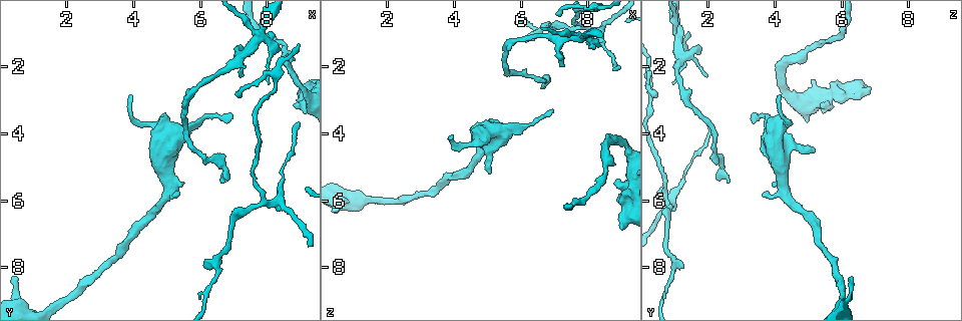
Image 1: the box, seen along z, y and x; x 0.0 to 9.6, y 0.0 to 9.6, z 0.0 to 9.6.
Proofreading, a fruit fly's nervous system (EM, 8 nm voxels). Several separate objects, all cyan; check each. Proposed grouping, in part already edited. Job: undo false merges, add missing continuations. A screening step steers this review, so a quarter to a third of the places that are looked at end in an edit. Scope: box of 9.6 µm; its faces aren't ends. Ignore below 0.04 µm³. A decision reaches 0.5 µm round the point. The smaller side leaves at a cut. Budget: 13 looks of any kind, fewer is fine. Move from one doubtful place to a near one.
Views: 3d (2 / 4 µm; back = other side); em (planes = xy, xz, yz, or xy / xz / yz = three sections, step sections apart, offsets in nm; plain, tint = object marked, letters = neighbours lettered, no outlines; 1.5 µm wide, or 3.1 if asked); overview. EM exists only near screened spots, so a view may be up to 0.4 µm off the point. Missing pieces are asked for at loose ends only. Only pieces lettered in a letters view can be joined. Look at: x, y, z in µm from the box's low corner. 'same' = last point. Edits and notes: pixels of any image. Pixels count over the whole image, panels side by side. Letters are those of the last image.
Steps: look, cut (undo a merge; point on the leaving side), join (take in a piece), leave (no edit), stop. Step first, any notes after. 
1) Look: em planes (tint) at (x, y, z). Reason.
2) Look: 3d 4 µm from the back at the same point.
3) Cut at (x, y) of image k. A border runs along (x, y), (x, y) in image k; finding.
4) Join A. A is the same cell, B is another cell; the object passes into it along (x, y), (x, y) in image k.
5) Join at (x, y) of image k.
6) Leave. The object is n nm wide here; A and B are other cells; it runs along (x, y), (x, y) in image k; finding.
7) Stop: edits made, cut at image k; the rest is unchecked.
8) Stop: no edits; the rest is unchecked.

Look: em yz step 8 (letters) at (6.70, 5.45, 2.65). An open end.

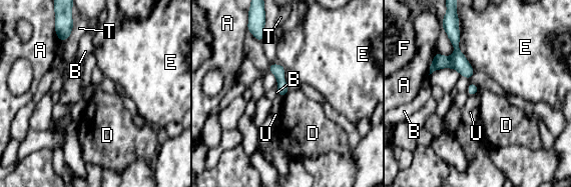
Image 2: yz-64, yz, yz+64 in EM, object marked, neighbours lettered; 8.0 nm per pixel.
Look: em planes (letters) at the same point. Another direction.

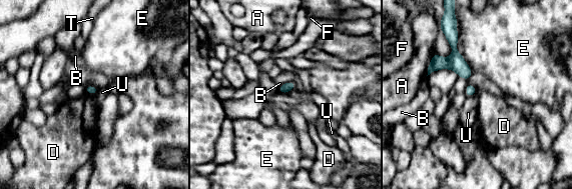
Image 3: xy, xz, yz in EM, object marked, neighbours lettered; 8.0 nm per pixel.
Leave. The longest contact is with A, 200 nm; A, B, D, E, F, T and U are other cells; a border runs along (478, 89), (467, 97) in image 3; none of them fits.

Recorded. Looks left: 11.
Look: em yz step 8 (letters) at (5.25, 5.90, 3.70).

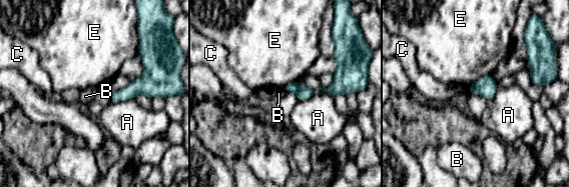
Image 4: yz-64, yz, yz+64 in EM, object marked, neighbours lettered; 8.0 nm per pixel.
Look: em planes (letters) at the same point. Another direction.

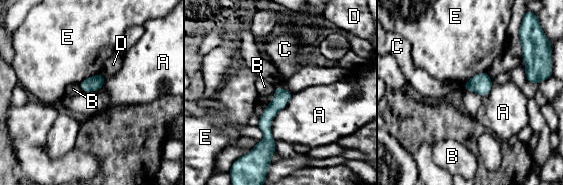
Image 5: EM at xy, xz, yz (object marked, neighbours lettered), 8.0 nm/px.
Leave. The longest contact is with A, 420 nm; A, B, C, D and E are other cells; no lettered piece goes on from it.

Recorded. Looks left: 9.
Look: 3d 2 µm at (9.15, 2.80, 4.30). Sudden change in width.

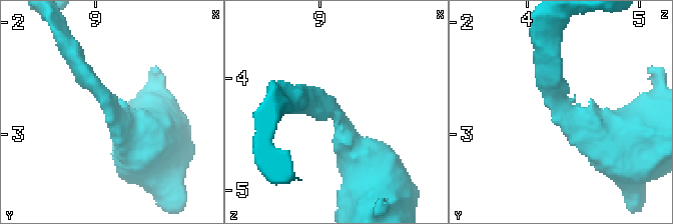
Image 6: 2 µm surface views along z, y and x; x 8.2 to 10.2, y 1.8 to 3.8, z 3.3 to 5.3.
Look: em xy step 4 (letters) at (9.14, 2.78, 4.36). The arms are 170, 600 nm wide.

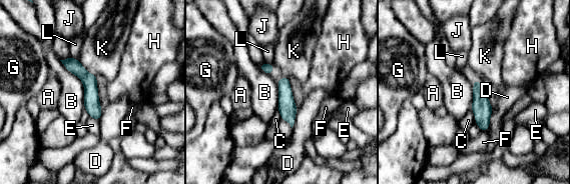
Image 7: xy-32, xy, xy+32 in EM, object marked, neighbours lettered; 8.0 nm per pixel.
Look: em planes (letters) at the same point. Cut it another way.

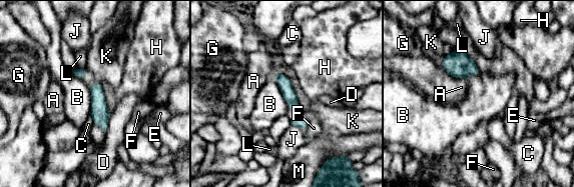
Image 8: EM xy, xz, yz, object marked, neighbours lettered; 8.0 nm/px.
Leave. A, B, C, D, E, F, G, H, J, K, L and M are other cells; a border runs along (88, 87), (90, 92), (90, 114) in image 8; all the same neuron.

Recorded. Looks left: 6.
Look: 3d 4 µm at (4.85, 3.45, 4.35). Branch stops here.

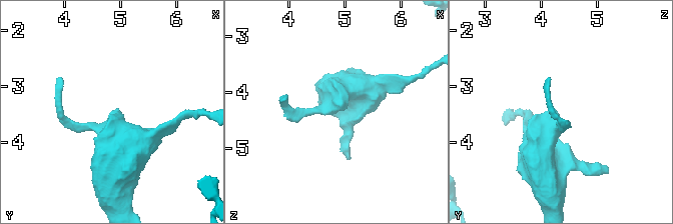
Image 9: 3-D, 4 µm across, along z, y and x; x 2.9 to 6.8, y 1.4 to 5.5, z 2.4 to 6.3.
Look: em xz step 8 (letters) at (4.95, 3.45, 4.30). Shape alone is not enough.

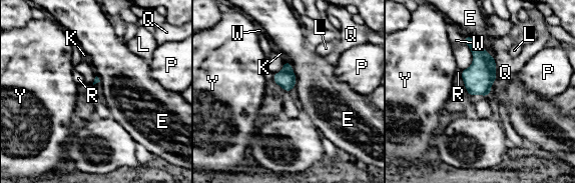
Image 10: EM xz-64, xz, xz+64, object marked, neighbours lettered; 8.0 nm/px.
Leave. E, K, L, P, Q, R, W and Y are other cells; a border runs along (465, 35), (471, 36), (494, 58) in image 10; none of them fits.

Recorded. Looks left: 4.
Look: 3d 2 µm from the back at (8.95, 2.70, 6.95). Branch stops here.

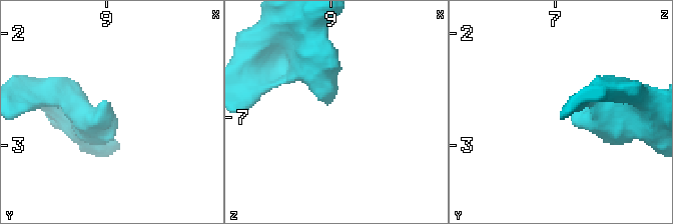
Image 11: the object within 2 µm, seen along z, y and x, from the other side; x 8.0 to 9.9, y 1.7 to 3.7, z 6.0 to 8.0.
Look: em planes (letters) at (9.00, 2.64, 6.90). Need the tissue.

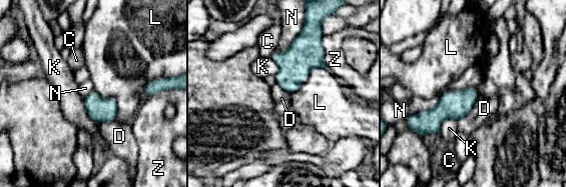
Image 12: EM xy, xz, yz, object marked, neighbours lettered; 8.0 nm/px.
Leave. C, D, K, L, N and Z are other cells; a border runs along (479, 94), (472, 108), (458, 120) in image 12; no lettered piece goes on from it.

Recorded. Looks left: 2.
Stop: no edits; the rest is unchecked.

